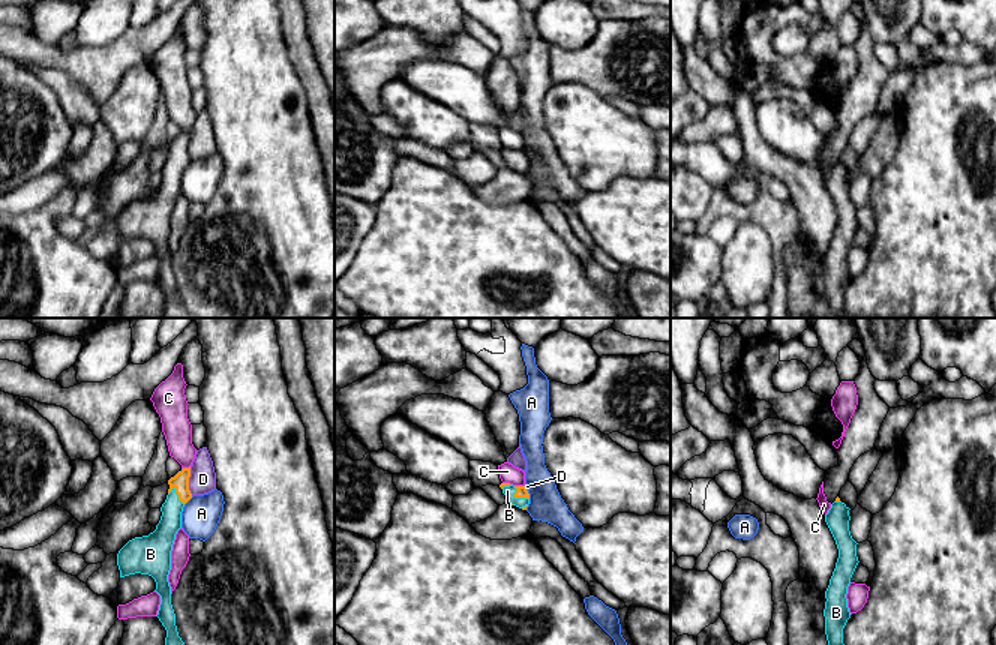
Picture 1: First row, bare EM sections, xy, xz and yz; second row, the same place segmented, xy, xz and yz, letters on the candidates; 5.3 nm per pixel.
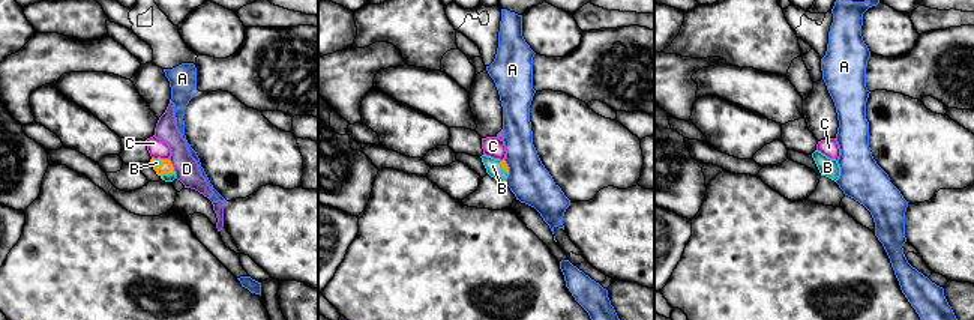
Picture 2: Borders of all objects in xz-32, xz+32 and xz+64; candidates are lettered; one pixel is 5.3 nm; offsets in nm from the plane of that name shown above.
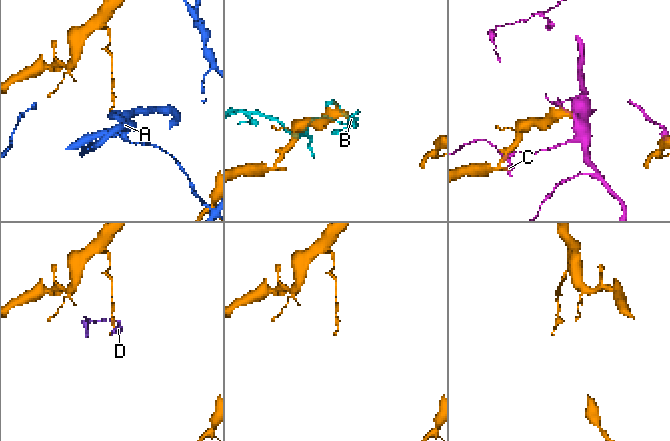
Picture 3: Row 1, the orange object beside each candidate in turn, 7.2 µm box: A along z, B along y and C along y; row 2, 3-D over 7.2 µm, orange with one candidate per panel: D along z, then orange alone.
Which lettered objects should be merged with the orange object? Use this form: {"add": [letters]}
{"add": []}

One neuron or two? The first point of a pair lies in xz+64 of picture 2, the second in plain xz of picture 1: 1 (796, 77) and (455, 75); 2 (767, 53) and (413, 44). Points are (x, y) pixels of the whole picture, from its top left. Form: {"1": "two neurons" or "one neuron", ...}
{"1": "two neurons", "2": "two neurons"}

